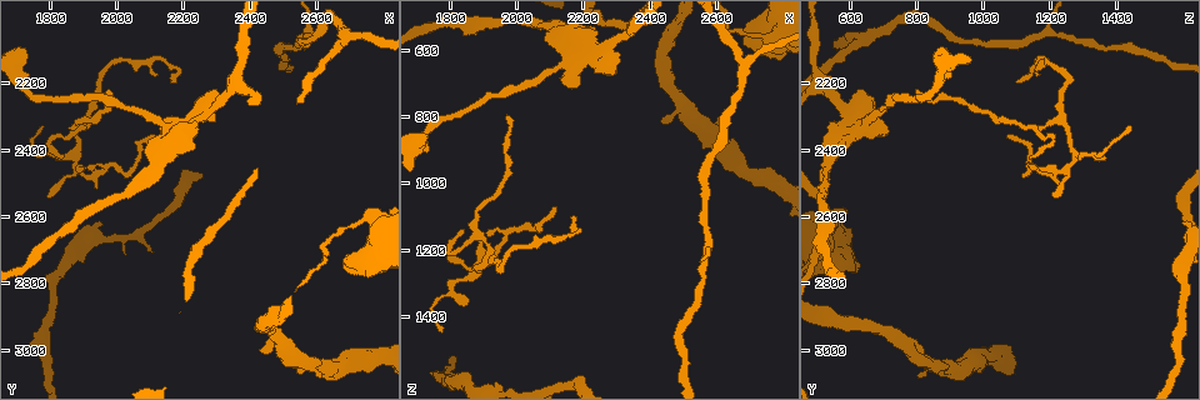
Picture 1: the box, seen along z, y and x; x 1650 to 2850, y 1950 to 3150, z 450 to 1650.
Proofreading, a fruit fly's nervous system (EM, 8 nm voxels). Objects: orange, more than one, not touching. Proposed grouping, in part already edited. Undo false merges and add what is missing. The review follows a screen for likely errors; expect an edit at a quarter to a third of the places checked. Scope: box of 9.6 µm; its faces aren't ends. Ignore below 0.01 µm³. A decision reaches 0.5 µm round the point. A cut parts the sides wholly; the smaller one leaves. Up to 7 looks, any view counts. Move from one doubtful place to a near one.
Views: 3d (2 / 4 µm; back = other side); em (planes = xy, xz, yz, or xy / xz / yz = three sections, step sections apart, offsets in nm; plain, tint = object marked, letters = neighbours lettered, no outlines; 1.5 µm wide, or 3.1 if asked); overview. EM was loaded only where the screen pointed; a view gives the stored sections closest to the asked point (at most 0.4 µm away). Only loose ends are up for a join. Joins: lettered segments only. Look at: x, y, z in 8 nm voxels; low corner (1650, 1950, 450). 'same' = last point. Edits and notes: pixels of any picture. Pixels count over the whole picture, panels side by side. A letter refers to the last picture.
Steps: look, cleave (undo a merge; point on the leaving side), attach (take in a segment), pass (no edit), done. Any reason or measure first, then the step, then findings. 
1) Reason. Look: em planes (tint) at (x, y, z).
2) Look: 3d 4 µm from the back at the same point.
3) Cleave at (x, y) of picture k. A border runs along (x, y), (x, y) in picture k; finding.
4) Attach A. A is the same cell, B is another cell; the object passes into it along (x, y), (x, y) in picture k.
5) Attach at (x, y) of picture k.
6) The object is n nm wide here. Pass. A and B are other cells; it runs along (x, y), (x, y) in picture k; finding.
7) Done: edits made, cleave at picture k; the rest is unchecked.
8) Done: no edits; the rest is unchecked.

Thin end. Look: 3d 2 µm at (2130, 2170, 1170).

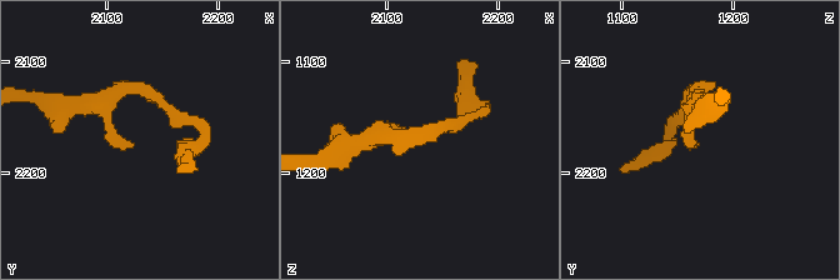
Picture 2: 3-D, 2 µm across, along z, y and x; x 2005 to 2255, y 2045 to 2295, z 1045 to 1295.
Look: em xz step 4 (plain) at (2128, 2174, 1166).

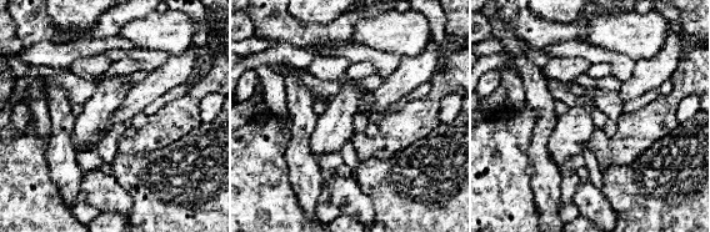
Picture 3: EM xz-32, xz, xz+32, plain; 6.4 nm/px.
See the neighbours. Look: em xz step 4 (letters) at the same point.

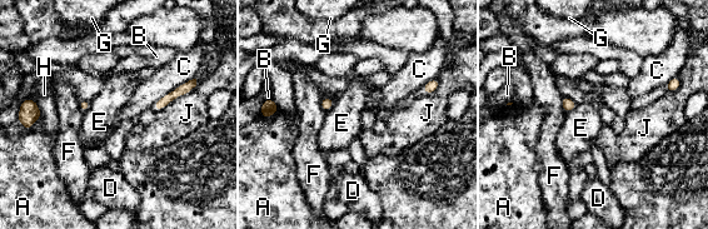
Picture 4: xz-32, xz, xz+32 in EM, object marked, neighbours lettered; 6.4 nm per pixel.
Pass. A, B, C, D, E, F, G, H and J are other cells; a border runs along (197, 83), (156, 111) in picture 4; no lettered segment goes on from it.

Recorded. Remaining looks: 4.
Calibre changes. Look: em xy step 8 (tint) at (2110, 2310, 650).

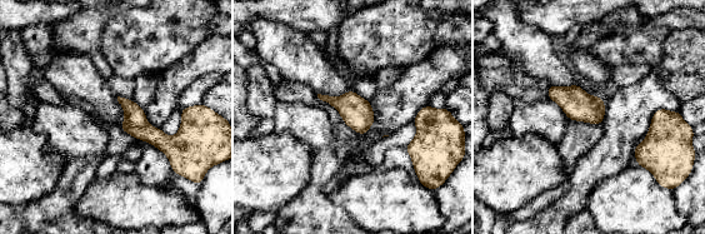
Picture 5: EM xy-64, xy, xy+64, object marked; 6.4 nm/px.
Cut it another way. Look: em planes (letters) at the same point.

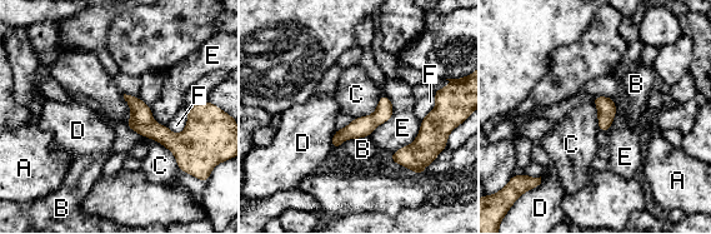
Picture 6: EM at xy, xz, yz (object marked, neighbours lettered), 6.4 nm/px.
Pass. A, B, C, D, E and F are other cells; all the same neuron.

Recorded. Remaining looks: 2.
Three-way junction. Look: 3d 4 µm at (2680, 2050, 650).

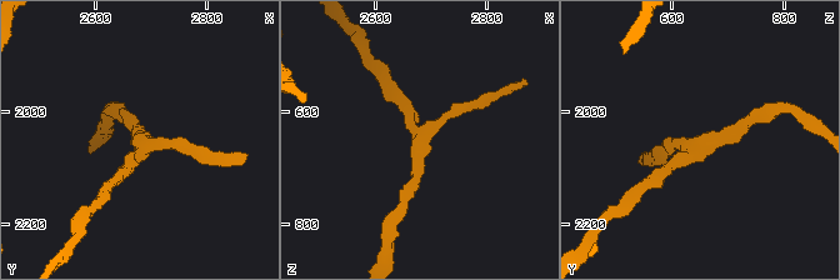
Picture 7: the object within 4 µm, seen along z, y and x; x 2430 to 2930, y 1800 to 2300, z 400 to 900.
3 arms meet here. Look: em planes (letters) at (2680, 2055, 655).

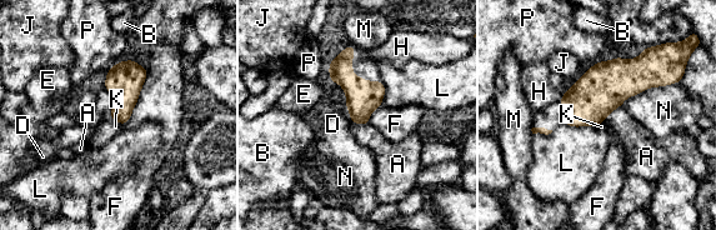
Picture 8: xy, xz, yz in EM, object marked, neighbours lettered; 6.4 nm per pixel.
The longest contact is with N, 420 nm. Pass. A, B, D, E, F, H, J, K, L, M, N and P are other cells; a border runs along (148, 69), (138, 103), (124, 126) in picture 8; continuous, no second neuron.

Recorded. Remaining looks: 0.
Done: no edits; the rest is unchecked.

